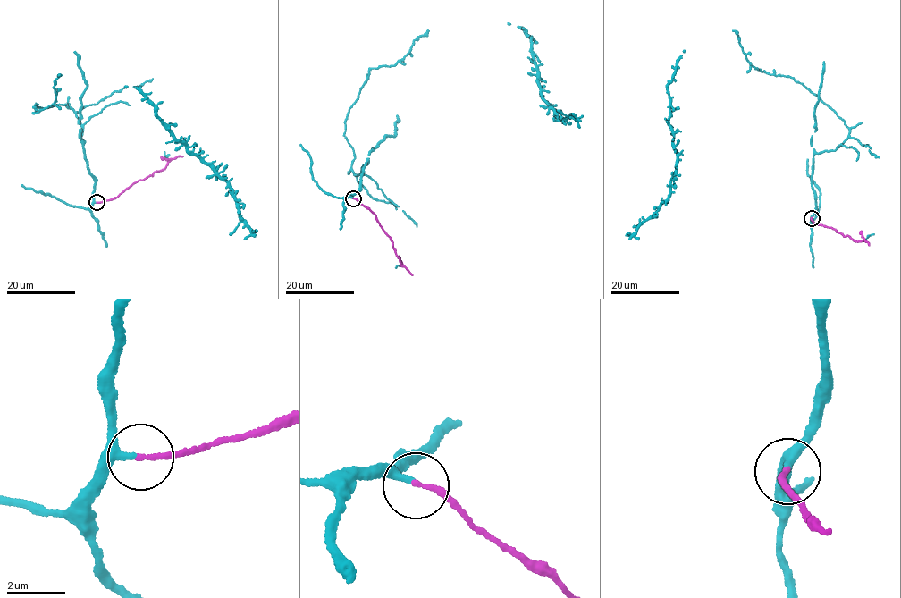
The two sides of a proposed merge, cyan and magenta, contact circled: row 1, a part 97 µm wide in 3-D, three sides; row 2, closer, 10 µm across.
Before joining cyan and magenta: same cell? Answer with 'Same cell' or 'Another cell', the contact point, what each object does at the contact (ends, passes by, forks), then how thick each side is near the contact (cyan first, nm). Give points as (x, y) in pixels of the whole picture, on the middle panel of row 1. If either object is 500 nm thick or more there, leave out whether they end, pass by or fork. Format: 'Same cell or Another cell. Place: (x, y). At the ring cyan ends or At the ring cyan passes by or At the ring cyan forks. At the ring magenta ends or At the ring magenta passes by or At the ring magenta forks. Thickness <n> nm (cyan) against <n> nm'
Same cell. Place: (353, 198). At the ring cyan passes by. At the ring magenta ends. Thickness 220 nm (cyan) against 180 nm

